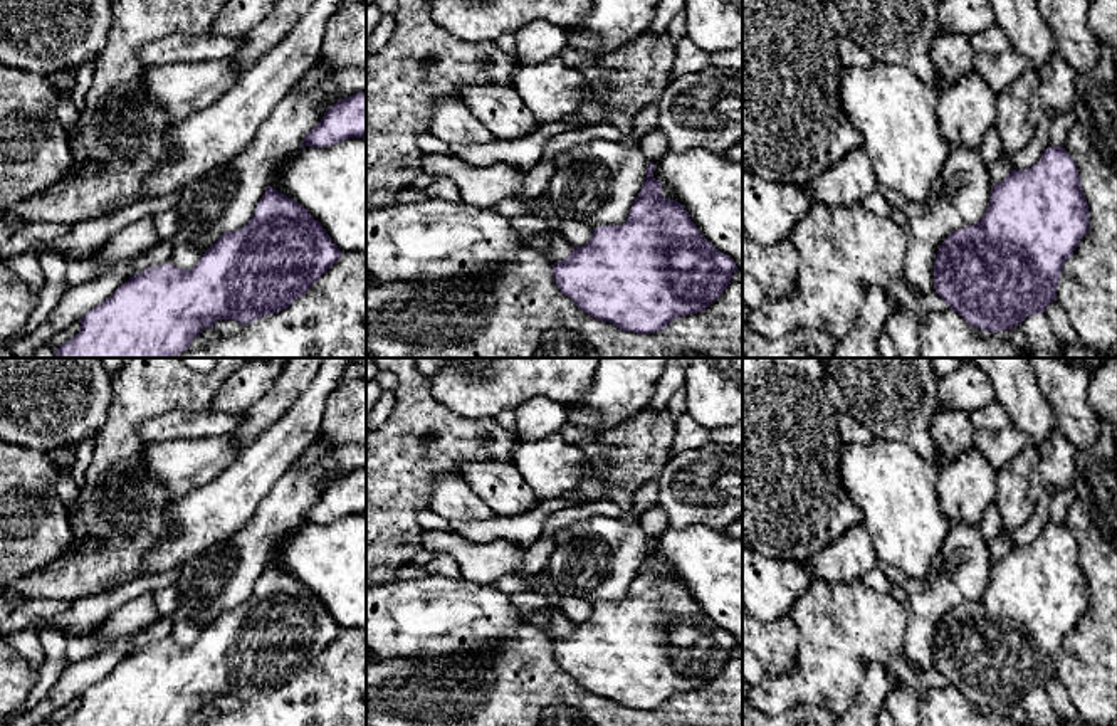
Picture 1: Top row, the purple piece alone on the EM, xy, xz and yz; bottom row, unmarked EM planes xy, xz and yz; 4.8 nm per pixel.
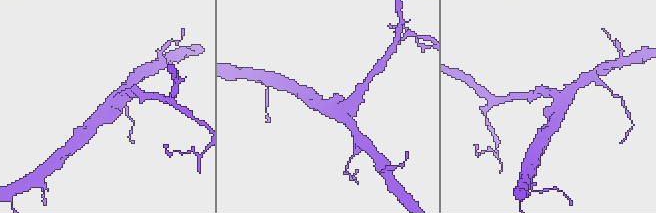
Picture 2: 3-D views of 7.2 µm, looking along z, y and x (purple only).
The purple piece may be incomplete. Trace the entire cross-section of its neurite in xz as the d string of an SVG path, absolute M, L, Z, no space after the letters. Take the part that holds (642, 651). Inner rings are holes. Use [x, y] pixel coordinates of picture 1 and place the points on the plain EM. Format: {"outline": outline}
{"outline": "M650 539L625 600L593 605L585 622L553 640L559 667L588 692L638 711L665 706L675 694L699 691L719 676L737 647L736 639L699 608L689 588L660 570L662 560L653 555L653 546Z"}

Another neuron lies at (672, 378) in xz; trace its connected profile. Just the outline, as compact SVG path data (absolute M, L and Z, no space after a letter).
M667 358L663 373L655 387L655 393L643 410L665 410L670 398L684 388L689 365L690 358Z

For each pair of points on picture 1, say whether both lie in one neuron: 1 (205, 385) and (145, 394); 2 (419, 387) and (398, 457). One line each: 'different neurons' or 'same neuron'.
1: same neuron
2: same neuron

